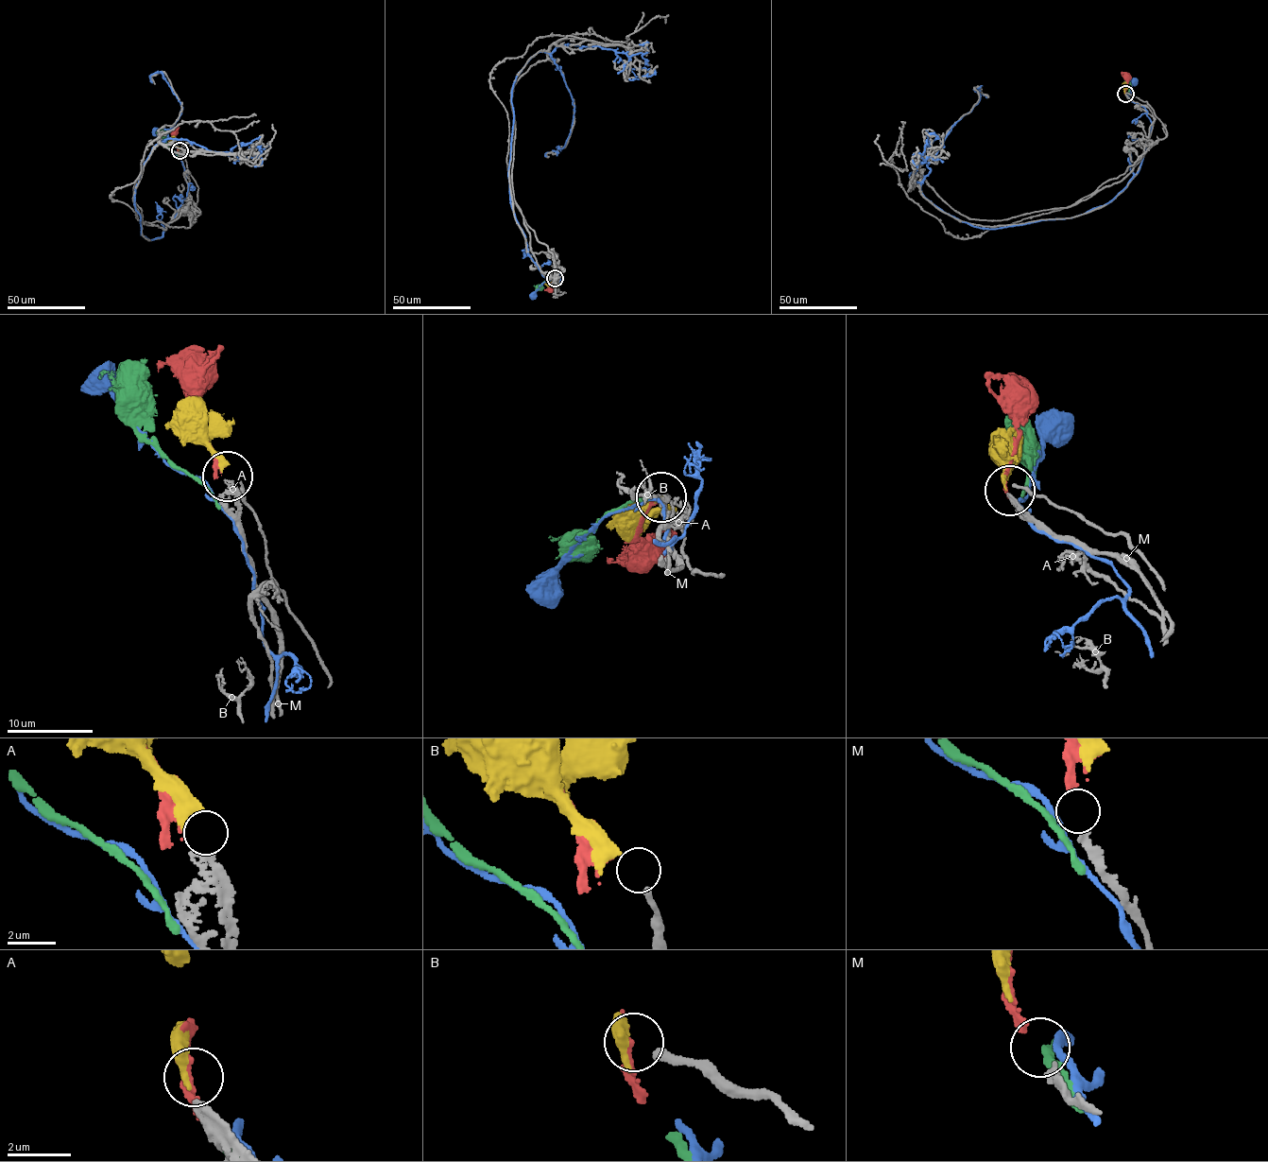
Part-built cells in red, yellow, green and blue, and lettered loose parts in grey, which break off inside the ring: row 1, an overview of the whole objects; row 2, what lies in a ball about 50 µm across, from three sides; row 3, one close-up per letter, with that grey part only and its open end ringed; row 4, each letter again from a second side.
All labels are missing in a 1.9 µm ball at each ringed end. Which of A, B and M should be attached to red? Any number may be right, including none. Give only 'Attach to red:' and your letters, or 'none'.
Attach to red: M

